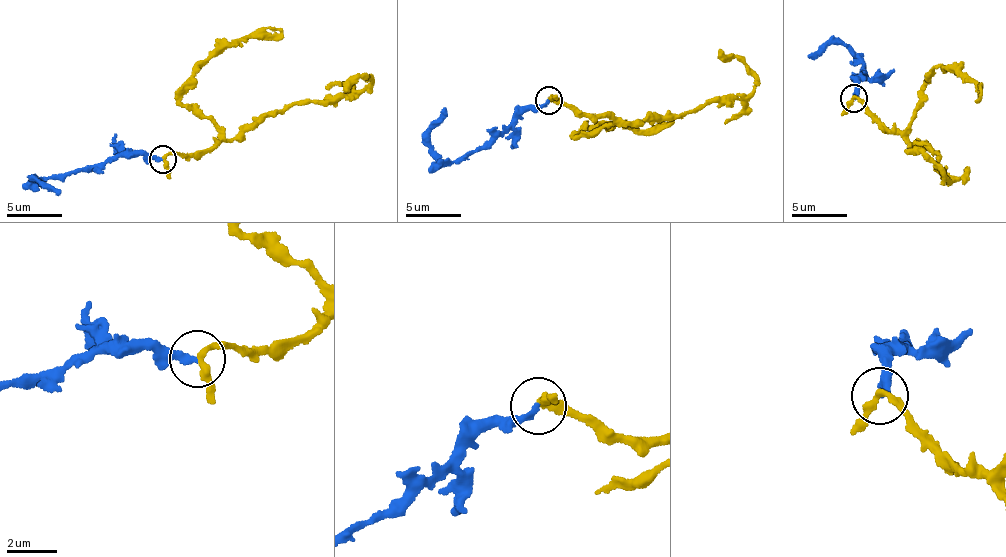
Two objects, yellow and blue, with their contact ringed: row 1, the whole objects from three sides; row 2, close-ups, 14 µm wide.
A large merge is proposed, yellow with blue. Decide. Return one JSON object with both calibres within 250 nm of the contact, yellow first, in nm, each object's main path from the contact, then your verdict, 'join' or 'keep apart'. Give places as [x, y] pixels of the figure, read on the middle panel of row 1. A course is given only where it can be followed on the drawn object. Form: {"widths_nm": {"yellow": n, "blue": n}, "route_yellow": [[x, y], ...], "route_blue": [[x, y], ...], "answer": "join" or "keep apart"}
{"widths_nm": {"yellow": 280, "blue": 240}, "route_yellow": [[548, 99], [628, 122], [748, 95], [755, 75], [718, 50]], "route_blue": [[548, 99], [515, 114], [509, 127], [474, 152], [446, 162], [429, 143], [429, 128], [445, 107]], "answer": "keep apart"}

